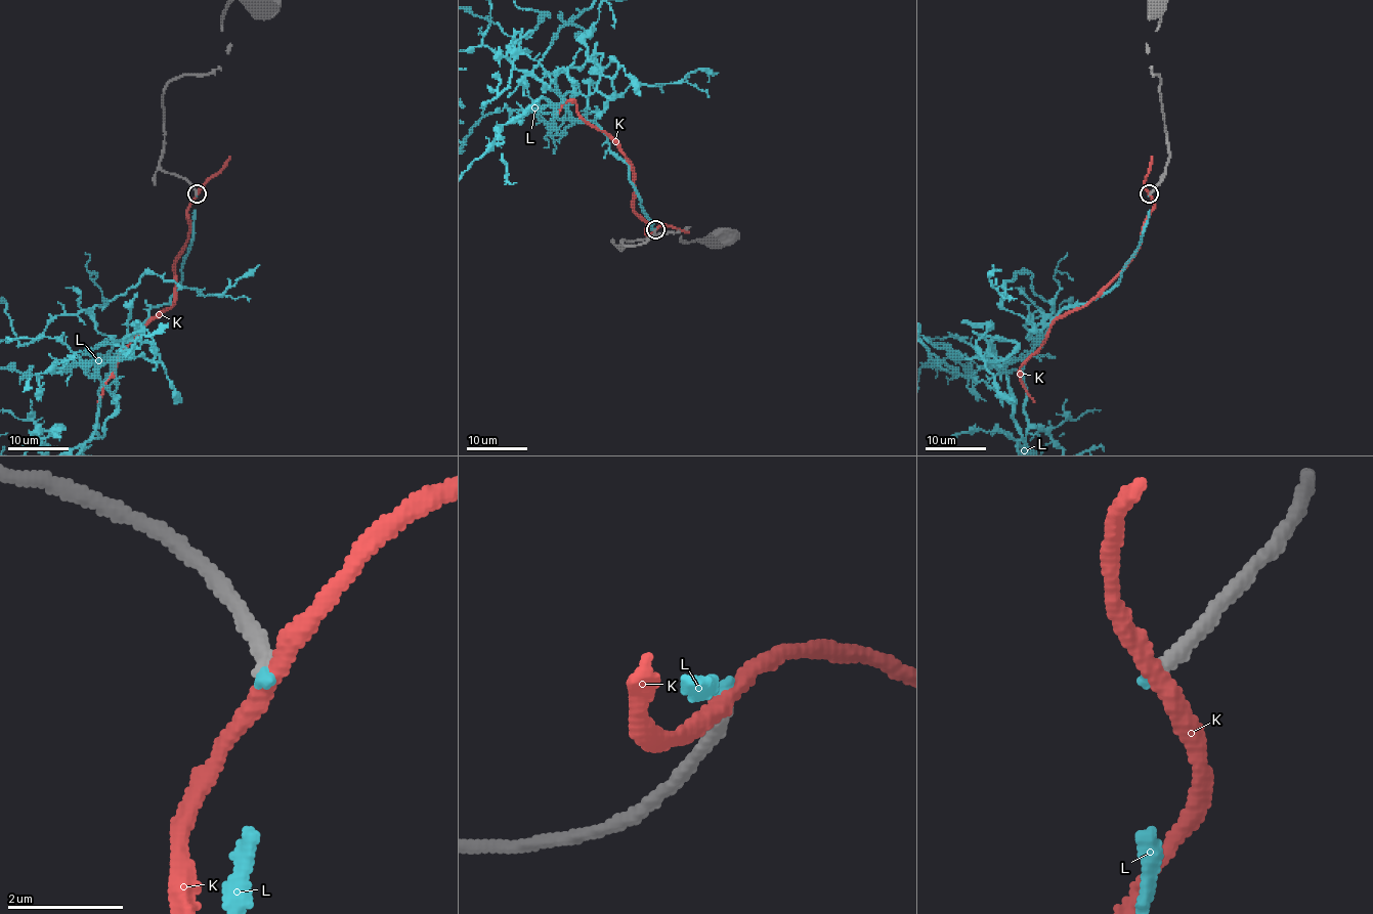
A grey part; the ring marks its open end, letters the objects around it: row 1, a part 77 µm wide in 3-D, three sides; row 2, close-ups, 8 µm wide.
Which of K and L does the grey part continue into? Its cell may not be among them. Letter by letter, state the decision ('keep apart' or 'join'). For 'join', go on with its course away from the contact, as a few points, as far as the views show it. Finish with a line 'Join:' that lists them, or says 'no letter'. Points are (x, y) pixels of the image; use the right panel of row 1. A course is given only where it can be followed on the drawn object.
K: keep apart
L: join
Join: L

